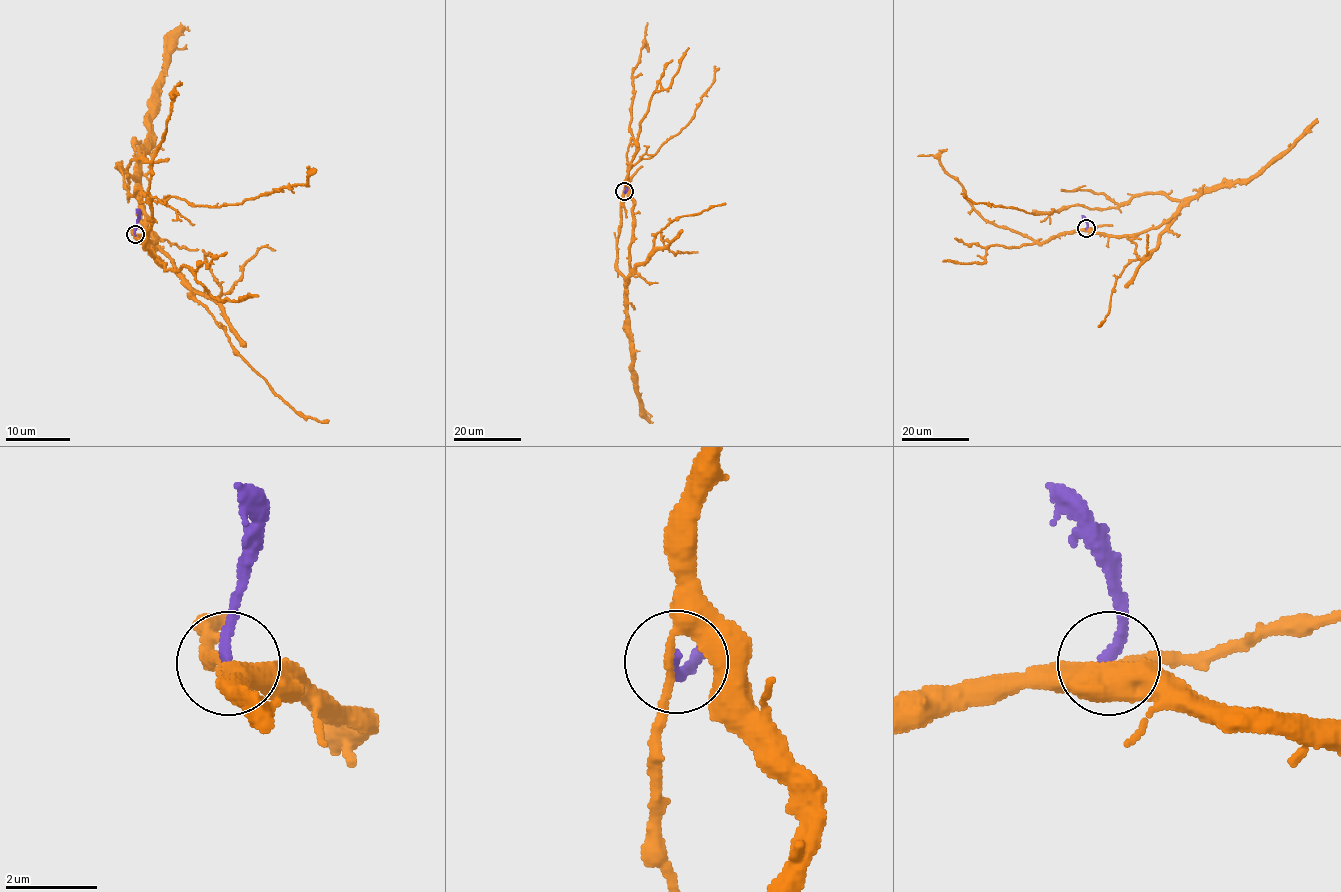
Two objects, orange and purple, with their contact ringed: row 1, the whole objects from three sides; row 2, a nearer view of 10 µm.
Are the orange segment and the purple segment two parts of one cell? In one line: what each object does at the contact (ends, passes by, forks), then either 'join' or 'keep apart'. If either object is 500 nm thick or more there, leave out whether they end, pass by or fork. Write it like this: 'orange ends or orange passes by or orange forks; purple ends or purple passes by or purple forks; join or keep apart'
orange passes by; purple ends; keep apart

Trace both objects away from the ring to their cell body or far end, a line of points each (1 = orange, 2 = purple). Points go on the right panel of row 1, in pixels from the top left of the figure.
1: (1086, 229), (1135, 235), (1159, 228), (1183, 201), (1139, 193), (1116, 208), (1078, 205), (1037, 214), (961, 194)
2: (1086, 229), (1087, 221), (1082, 215)

